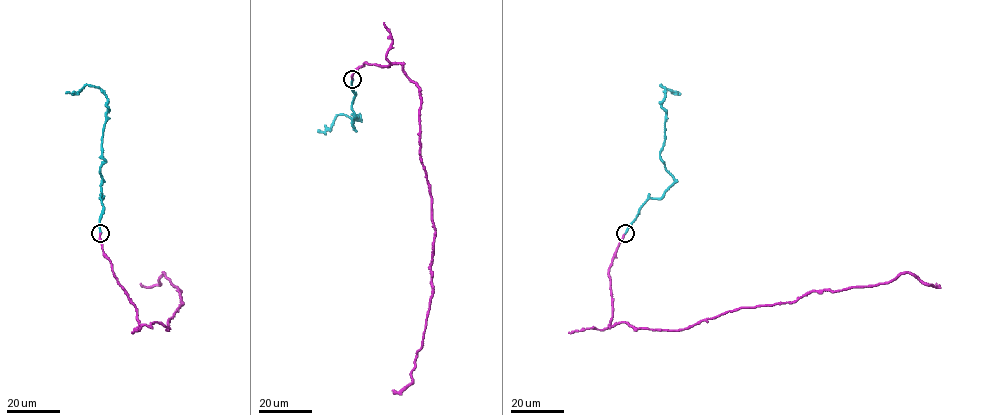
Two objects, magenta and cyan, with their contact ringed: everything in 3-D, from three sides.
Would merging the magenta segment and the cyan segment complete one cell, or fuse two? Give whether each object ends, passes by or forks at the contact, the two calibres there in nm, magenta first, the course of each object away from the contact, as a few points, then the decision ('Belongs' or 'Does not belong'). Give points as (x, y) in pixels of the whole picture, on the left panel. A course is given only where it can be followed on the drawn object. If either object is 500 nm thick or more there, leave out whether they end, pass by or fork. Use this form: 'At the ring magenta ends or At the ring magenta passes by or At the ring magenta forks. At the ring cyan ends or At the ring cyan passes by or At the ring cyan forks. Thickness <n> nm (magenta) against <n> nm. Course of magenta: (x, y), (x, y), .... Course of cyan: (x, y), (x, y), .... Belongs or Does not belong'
At the ring magenta ends. At the ring cyan ends. Thickness 200 nm (magenta) against 320 nm. Course of magenta: (100, 233), (141, 325), (168, 330), (180, 290), (162, 273), (159, 285), (141, 283). Course of cyan: (100, 233), (107, 98), (100, 89), (86, 84), (75, 94), (65, 93). Belongs

